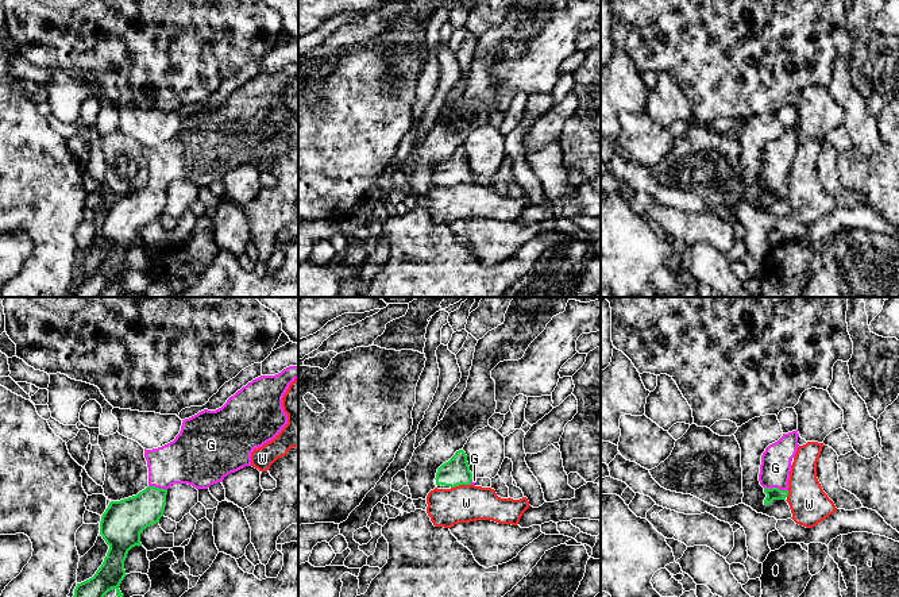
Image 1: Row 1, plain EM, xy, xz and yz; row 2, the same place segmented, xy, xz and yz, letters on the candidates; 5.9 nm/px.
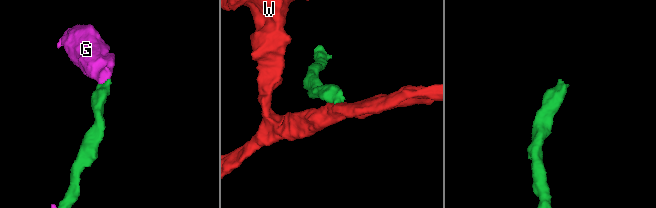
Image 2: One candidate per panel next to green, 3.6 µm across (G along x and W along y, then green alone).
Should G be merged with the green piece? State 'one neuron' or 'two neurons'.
one neuron

